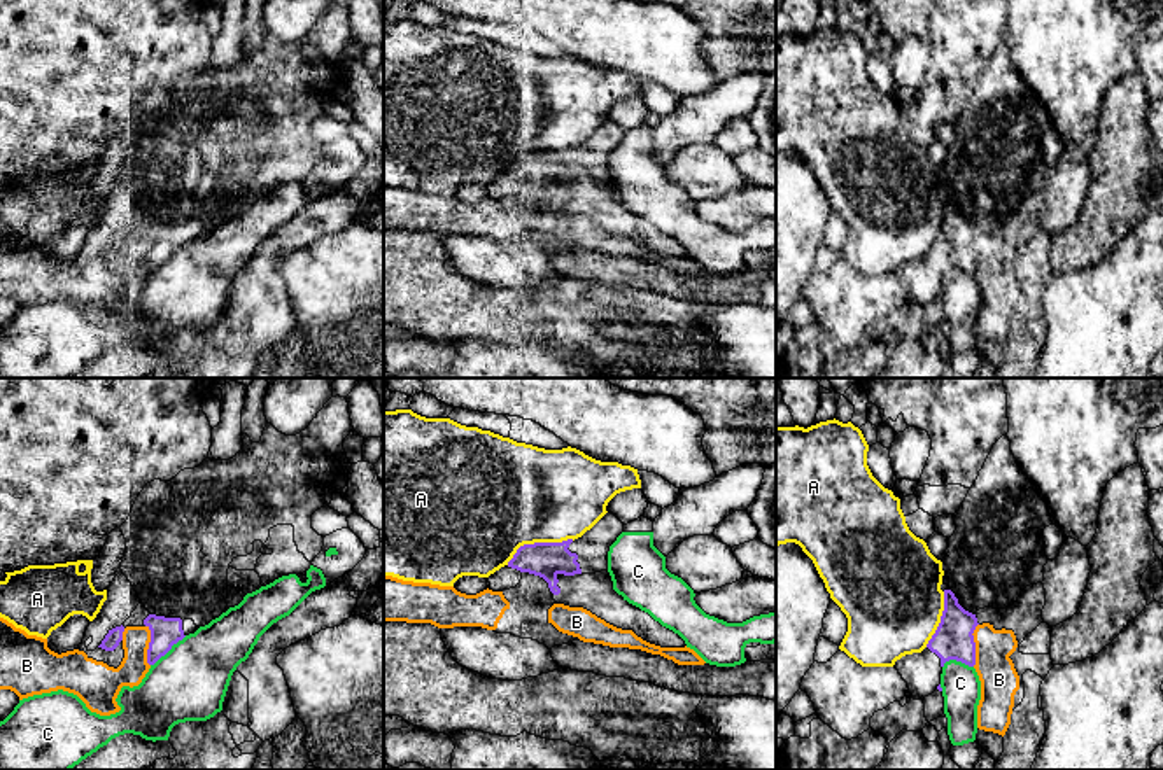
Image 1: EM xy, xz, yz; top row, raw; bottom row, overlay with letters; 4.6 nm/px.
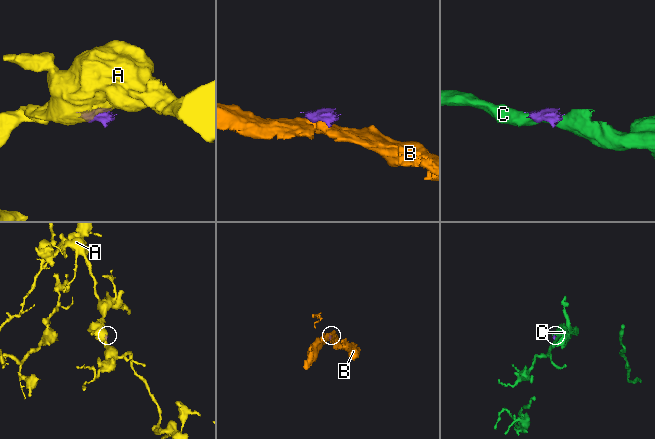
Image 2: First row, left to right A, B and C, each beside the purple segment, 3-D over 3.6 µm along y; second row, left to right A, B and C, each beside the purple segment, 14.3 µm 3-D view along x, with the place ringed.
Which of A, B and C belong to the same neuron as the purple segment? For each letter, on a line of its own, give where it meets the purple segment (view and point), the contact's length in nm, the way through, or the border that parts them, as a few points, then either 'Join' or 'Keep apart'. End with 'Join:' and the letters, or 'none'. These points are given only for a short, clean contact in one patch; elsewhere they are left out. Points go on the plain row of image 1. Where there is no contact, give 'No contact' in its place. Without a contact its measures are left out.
A: Touches purple at xz (538, 151). Shared border 340 nm. Keep apart
B: Touches purple at yz (974, 252). Shared border 200 nm. Keep apart
C: Touches purple at xy (169, 258). Shared border 220 nm. Keep apart
Join: none

